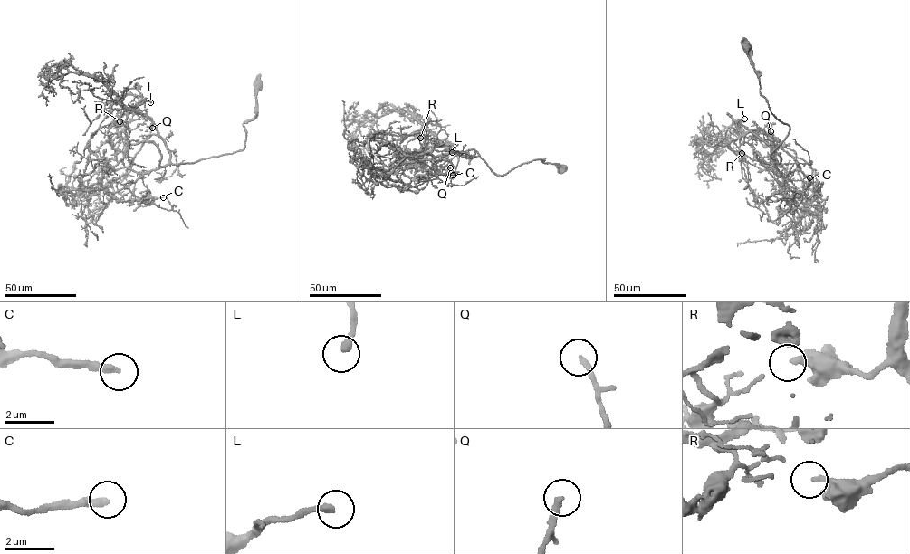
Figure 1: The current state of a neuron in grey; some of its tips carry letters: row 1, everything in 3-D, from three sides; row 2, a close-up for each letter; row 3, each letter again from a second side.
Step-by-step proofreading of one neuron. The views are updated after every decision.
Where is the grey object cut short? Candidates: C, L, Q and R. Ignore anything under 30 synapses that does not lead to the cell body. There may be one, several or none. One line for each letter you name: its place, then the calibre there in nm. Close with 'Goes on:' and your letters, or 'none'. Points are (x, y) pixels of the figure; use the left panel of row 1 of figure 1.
L: (150, 102) | 240 nm
Goes on: L

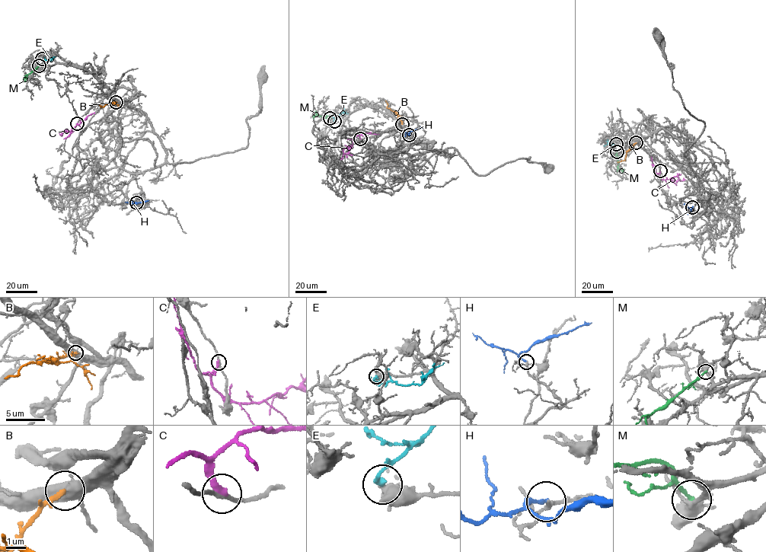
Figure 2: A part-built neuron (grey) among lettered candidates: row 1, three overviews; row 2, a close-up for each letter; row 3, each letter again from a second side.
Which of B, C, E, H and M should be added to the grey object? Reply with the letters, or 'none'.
B

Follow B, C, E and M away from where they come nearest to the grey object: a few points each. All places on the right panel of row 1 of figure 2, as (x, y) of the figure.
B: (636, 142), (627, 151), (625, 160), (617, 162)
C: (660, 171), (659, 175), (663, 179), (675, 176), (679, 180), (683, 178)
E: (616, 144), (609, 145), (607, 139)
M: (617, 152), (617, 167), (621, 170), (623, 169)

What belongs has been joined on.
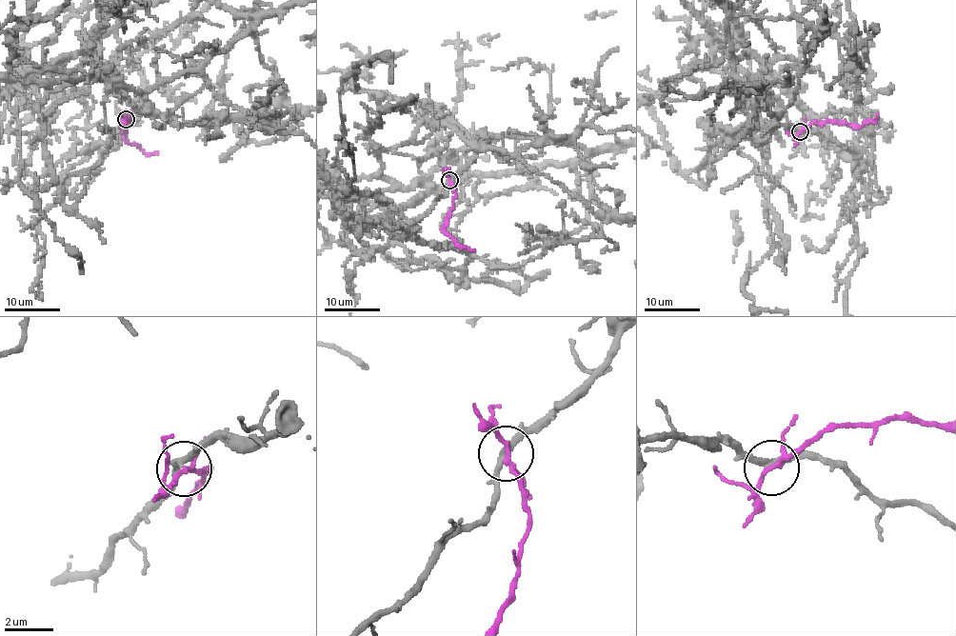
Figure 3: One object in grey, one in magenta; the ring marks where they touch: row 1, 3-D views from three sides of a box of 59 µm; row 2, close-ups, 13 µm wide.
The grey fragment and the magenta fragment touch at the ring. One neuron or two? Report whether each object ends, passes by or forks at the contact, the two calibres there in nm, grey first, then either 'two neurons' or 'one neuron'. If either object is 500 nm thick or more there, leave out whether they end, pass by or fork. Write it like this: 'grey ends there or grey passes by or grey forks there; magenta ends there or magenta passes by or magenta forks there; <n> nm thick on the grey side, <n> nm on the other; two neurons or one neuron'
grey passes by; magenta forks there; 240 nm thick on the grey side, 160 nm on the other; one neuron

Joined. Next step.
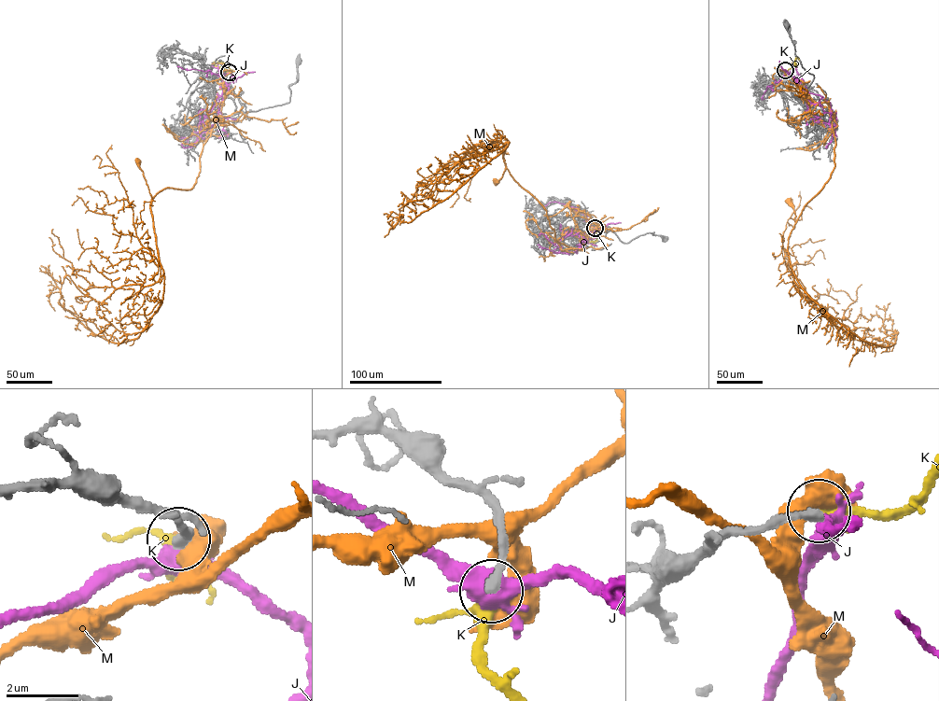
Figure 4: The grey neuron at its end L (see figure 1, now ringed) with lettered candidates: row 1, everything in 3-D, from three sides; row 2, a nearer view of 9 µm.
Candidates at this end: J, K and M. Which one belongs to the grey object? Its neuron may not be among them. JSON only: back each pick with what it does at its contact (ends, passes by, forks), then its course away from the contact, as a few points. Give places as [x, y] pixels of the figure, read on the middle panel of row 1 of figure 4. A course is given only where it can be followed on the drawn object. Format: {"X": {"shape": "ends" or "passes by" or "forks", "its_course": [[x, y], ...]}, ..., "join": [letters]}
{"K": {"shape": "passes by", "its_course": [[595, 228], [595, 241], [580, 245]]}, "join": ["K"]}

